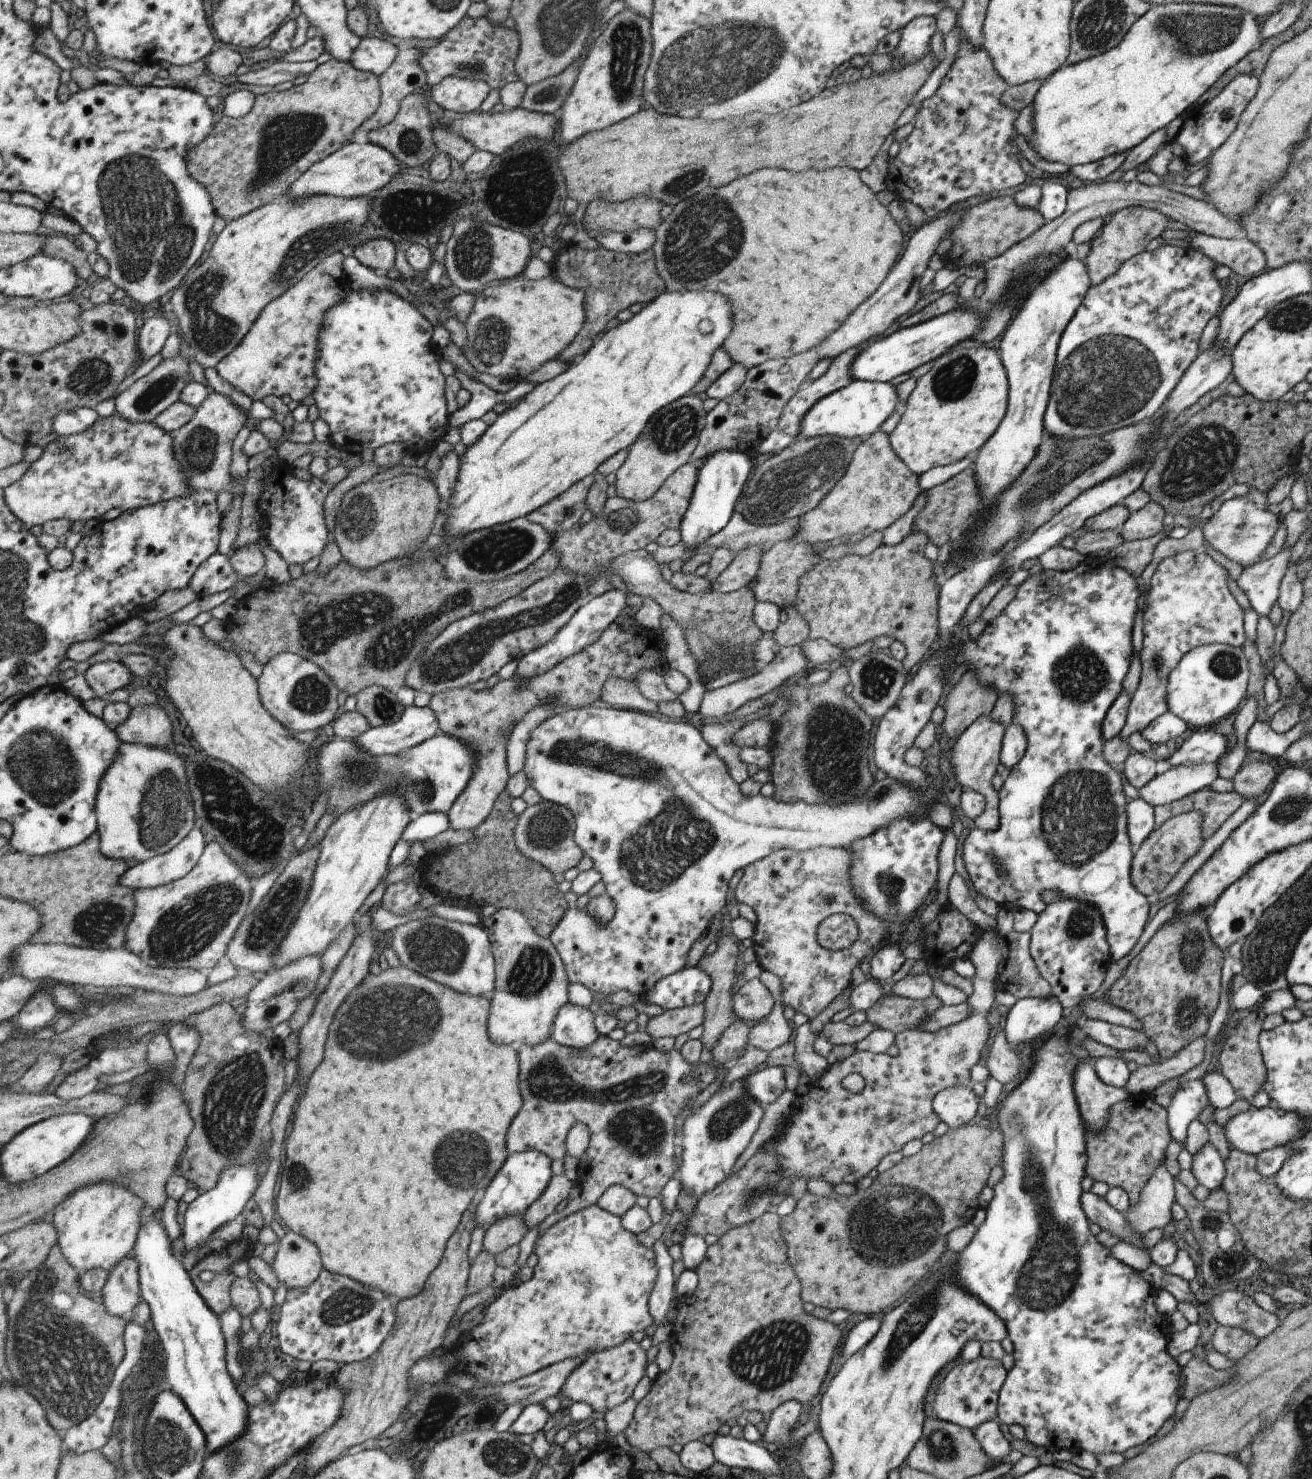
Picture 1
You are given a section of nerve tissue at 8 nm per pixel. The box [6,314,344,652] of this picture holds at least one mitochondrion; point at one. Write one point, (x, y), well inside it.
(90, 376)

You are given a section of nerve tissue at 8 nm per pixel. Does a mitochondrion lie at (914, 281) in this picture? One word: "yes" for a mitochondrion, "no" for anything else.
no

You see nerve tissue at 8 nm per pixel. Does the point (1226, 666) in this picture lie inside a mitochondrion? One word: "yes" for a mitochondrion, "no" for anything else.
yes

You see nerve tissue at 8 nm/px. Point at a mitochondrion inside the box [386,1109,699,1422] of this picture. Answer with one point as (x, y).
(465, 1162)

